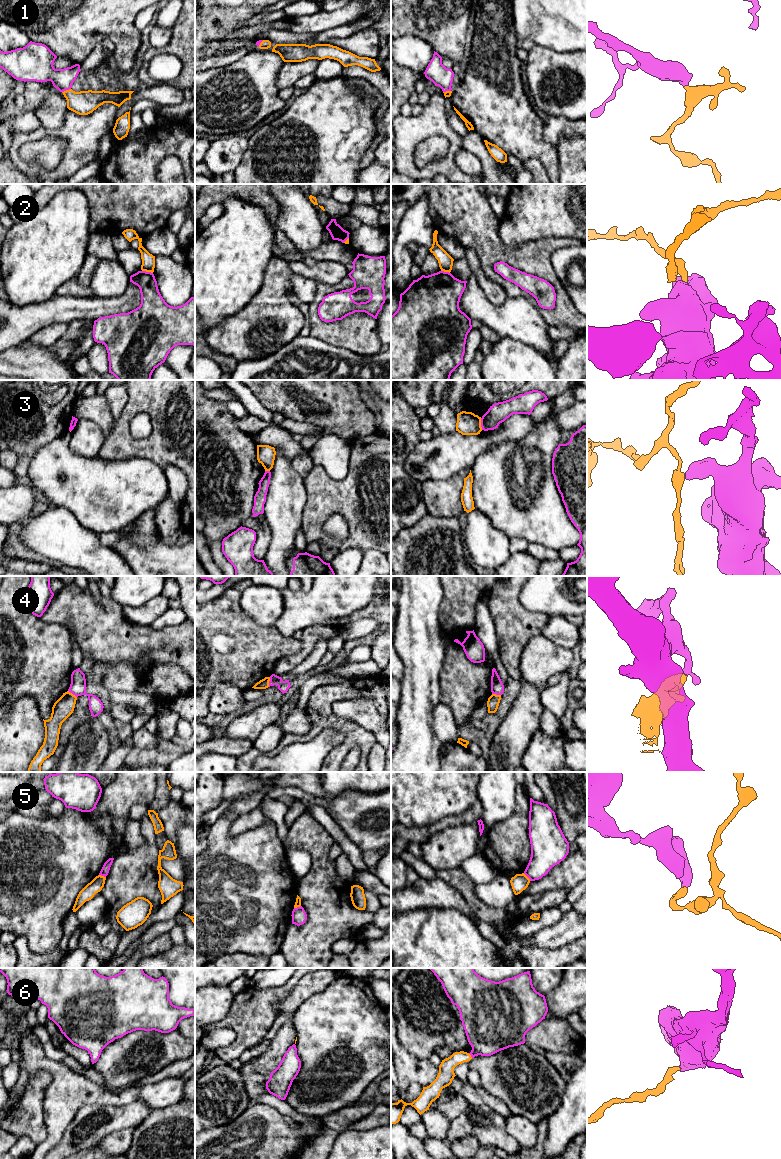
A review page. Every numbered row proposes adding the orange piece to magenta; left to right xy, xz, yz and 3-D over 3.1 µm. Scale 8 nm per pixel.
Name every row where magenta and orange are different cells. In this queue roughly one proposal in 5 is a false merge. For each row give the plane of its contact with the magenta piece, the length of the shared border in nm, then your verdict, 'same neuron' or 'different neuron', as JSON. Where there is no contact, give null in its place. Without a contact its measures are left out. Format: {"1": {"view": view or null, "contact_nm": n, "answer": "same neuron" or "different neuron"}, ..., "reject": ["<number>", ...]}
{"1": {"view": "xy", "contact_nm": 80, "answer": "same neuron"}, "2": {"view": "xy", "contact_nm": 90, "answer": "different neuron"}, "3": {"view": "yz", "contact_nm": 100, "answer": "different neuron"}, "4": {"view": "xz", "contact_nm": 80, "answer": "different neuron"}, "5": {"view": "yz", "contact_nm": 90, "answer": "different neuron"}, "6": {"view": "yz", "contact_nm": 50, "answer": "same neuron"}, "reject": ["2", "3", "4", "5"]}

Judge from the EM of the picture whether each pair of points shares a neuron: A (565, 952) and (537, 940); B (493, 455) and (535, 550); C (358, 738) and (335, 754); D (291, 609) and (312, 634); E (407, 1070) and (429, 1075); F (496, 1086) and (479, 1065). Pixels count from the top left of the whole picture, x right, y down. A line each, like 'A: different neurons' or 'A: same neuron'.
A: different neurons
B: different neurons
C: same neuron
D: different neurons
E: same neuron
F: same neuron

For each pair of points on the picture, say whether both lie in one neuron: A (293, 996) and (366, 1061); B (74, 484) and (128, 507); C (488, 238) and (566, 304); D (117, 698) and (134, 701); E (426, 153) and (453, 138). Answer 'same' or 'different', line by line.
A: different
B: same
C: same
D: same
E: different

